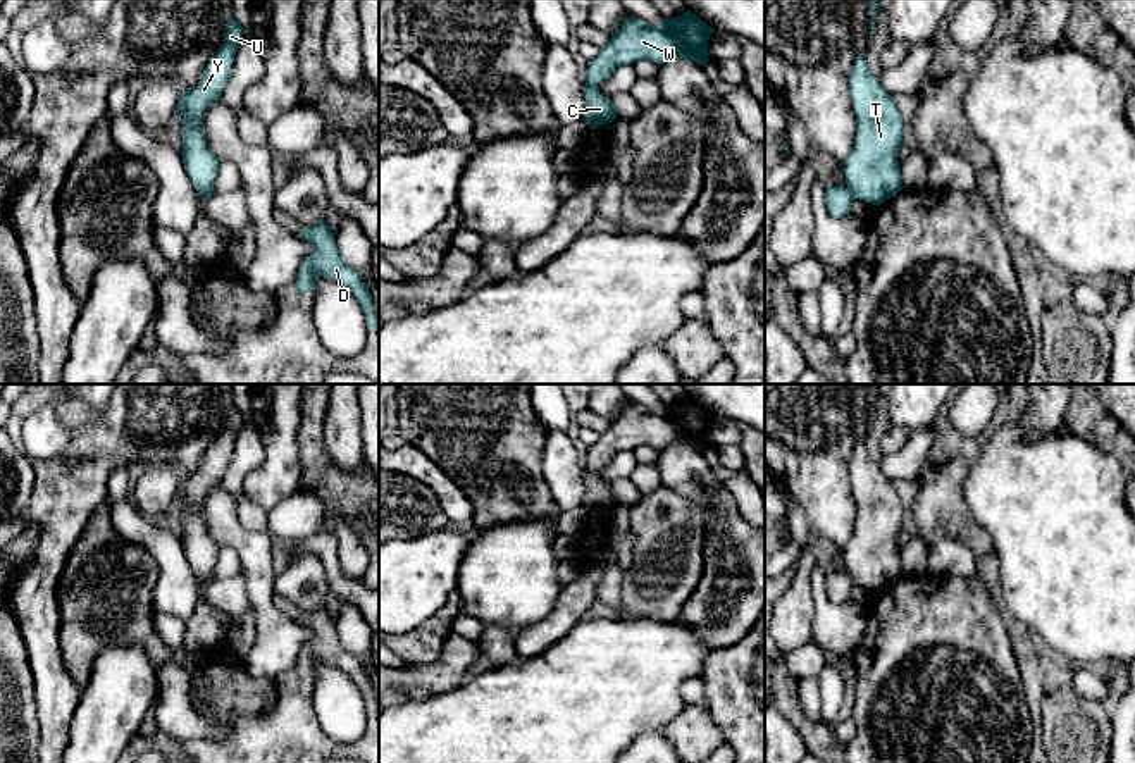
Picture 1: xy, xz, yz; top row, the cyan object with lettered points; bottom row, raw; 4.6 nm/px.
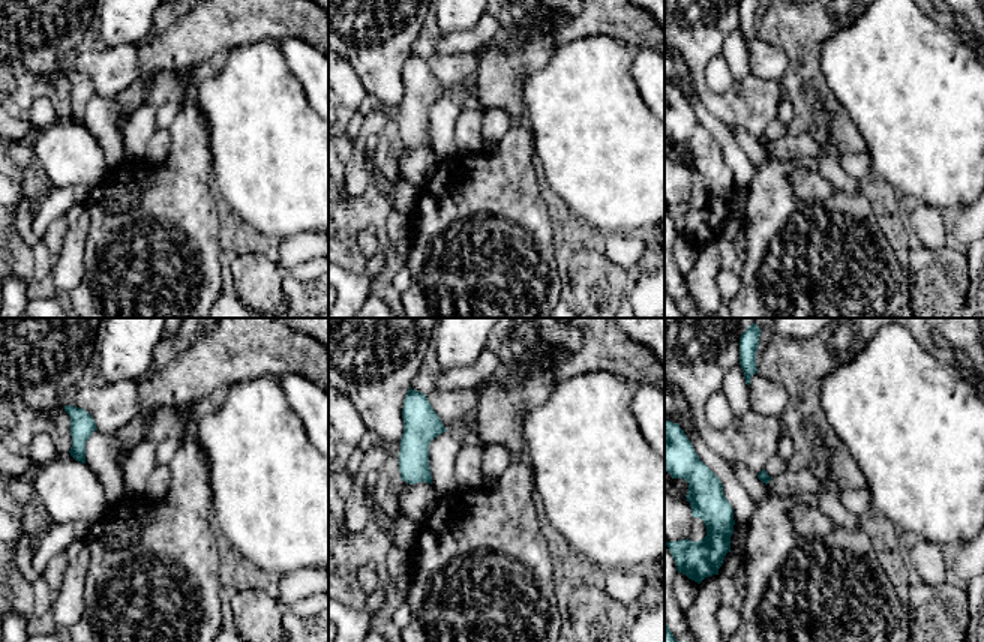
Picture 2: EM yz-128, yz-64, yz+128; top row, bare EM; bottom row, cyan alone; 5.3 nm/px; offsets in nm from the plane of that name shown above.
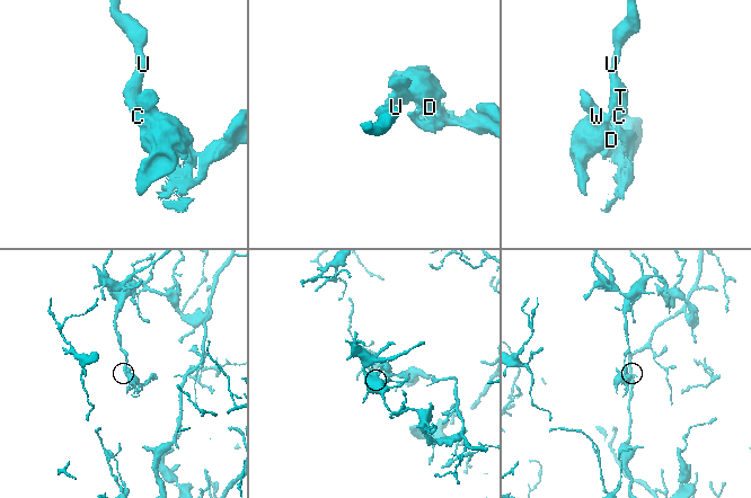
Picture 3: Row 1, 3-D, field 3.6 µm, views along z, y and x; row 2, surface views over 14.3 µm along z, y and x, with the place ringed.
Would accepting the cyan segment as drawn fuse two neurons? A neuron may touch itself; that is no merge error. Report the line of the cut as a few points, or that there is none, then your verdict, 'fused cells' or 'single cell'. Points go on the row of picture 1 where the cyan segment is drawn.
cut yz (848, 186), (855, 197); fused cells

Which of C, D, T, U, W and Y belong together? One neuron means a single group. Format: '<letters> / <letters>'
C T U Y / D W

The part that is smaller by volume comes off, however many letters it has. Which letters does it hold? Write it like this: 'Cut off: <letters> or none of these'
Cut off: D, W

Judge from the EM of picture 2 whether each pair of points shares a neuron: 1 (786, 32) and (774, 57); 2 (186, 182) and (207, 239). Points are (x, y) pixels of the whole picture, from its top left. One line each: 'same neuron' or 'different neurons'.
1: different neurons
2: same neuron

